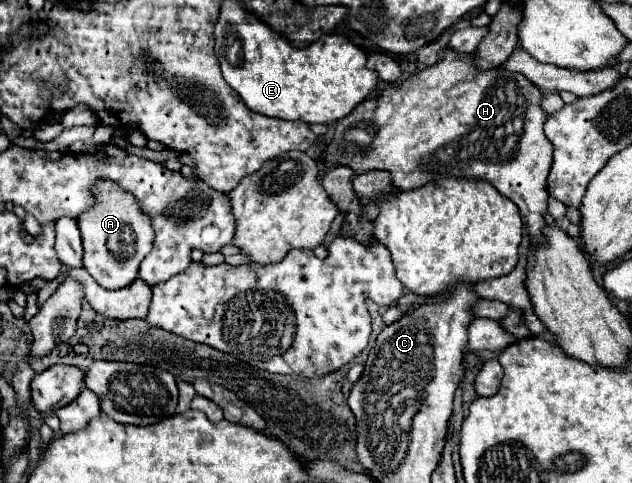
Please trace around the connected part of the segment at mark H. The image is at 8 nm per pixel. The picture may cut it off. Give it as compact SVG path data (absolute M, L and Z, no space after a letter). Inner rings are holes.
M447 49L443 59L435 65L429 65L425 67L423 71L417 71L415 75L411 75L409 79L401 81L399 85L395 87L385 87L381 89L373 99L367 99L363 101L361 105L357 105L347 117L343 117L341 121L337 121L335 125L335 135L331 139L331 143L327 145L327 151L323 155L323 161L325 163L319 163L319 173L325 173L325 169L329 167L335 167L335 165L349 165L355 175L359 173L365 173L369 169L387 169L391 171L393 175L393 183L401 189L415 189L415 187L421 187L429 181L435 181L437 177L477 177L477 179L485 179L489 181L501 195L509 197L519 209L521 209L521 215L523 219L527 221L527 231L529 231L529 243L531 247L539 247L545 243L545 235L543 235L543 227L547 225L545 223L545 215L547 215L547 177L549 177L549 169L551 169L551 161L553 161L553 145L549 143L549 139L545 137L543 133L543 125L545 125L545 119L547 119L547 111L543 111L541 107L541 101L543 101L543 93L525 77L525 75L519 75L519 73L509 73L505 71L503 67L495 67L495 69L489 69L489 71L481 71L477 67L477 55L475 53L459 53L459 51L453 51L453 49ZM361 123L367 123L375 129L375 139L367 145L367 147L357 147L357 127Z

